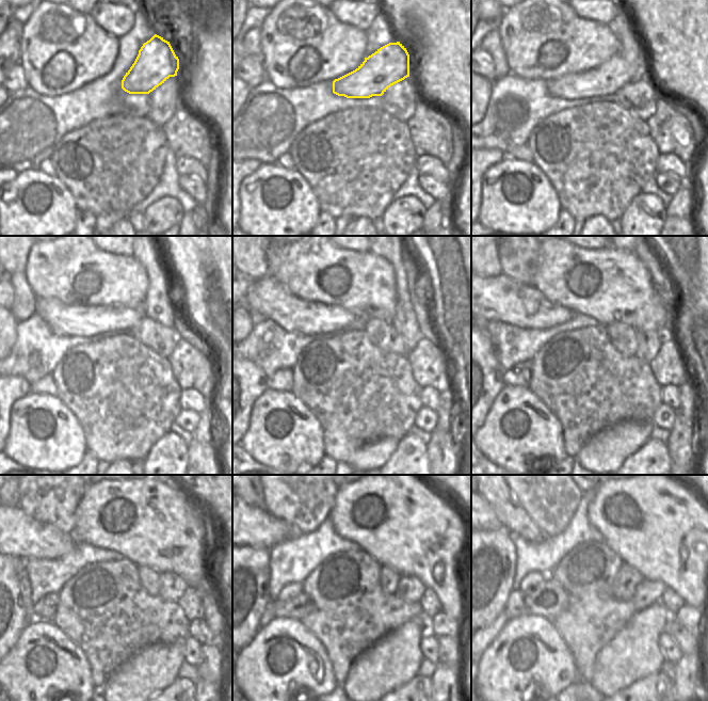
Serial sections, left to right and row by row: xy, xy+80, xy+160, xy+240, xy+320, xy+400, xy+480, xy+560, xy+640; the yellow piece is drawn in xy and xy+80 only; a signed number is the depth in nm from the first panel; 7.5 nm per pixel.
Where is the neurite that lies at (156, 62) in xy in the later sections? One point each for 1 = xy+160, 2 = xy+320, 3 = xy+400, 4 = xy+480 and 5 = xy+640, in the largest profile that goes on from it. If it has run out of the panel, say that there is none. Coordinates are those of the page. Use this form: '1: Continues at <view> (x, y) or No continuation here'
1: Continues at xy+160 (607, 79)
2: Continues at xy+320 (267, 296)
3: Continues at xy+400 (500, 299)
4: Continues at xy+480 (15, 534)
5: Continues at xy+640 (493, 523).

